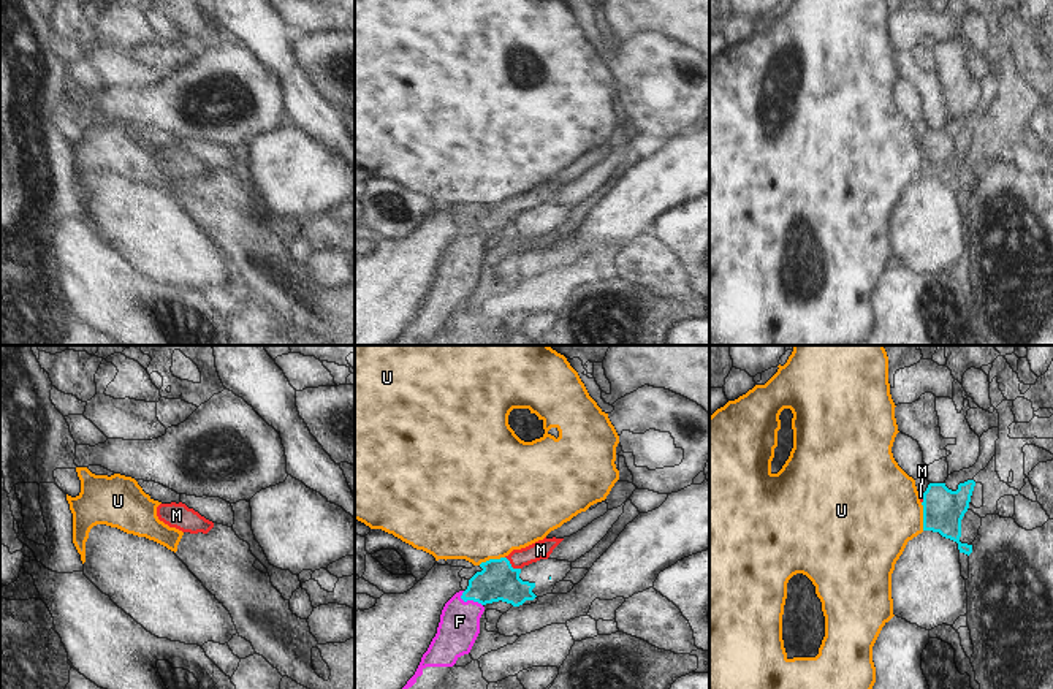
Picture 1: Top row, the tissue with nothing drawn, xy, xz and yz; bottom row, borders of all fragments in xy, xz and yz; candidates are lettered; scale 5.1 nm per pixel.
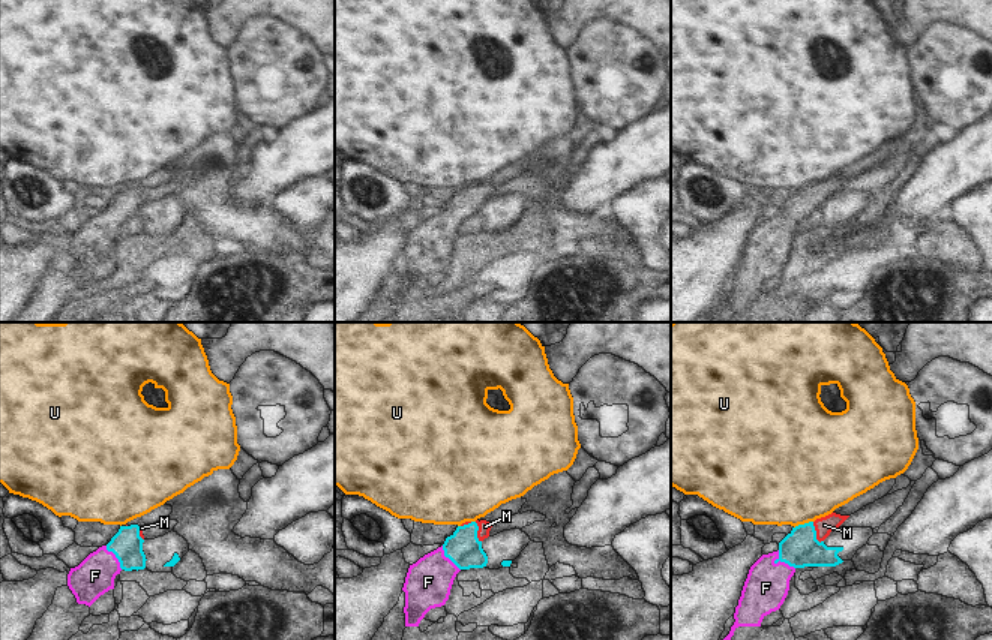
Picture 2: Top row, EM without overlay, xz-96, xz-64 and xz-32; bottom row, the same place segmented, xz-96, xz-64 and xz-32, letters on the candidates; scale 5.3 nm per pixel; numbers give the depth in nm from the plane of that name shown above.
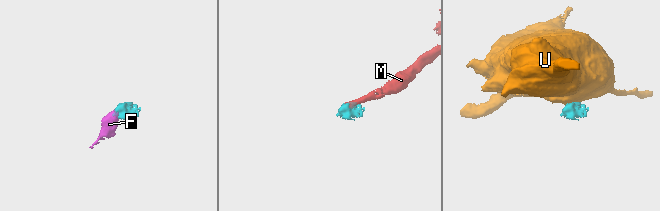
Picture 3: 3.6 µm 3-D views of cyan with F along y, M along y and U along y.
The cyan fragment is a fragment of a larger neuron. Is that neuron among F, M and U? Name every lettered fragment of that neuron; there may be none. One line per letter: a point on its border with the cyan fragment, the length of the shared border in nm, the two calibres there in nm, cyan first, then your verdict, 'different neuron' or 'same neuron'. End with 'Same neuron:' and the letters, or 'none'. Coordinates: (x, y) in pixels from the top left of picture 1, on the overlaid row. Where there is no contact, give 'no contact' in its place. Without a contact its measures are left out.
F: meets cyan in xz at (469, 599); contact 130 nm long; 200 nm thick on the cyan side, 200 nm on the other; same neuron
M: meets cyan in xz at (510, 566); contact 100 nm long; 200 nm thick on the cyan side, 100 nm on the other; same neuron
U: meets cyan in yz at (923, 517); contact 140 nm long; 200 nm thick on the cyan side, 460 nm on the other; different neuron
Same neuron: F, M

